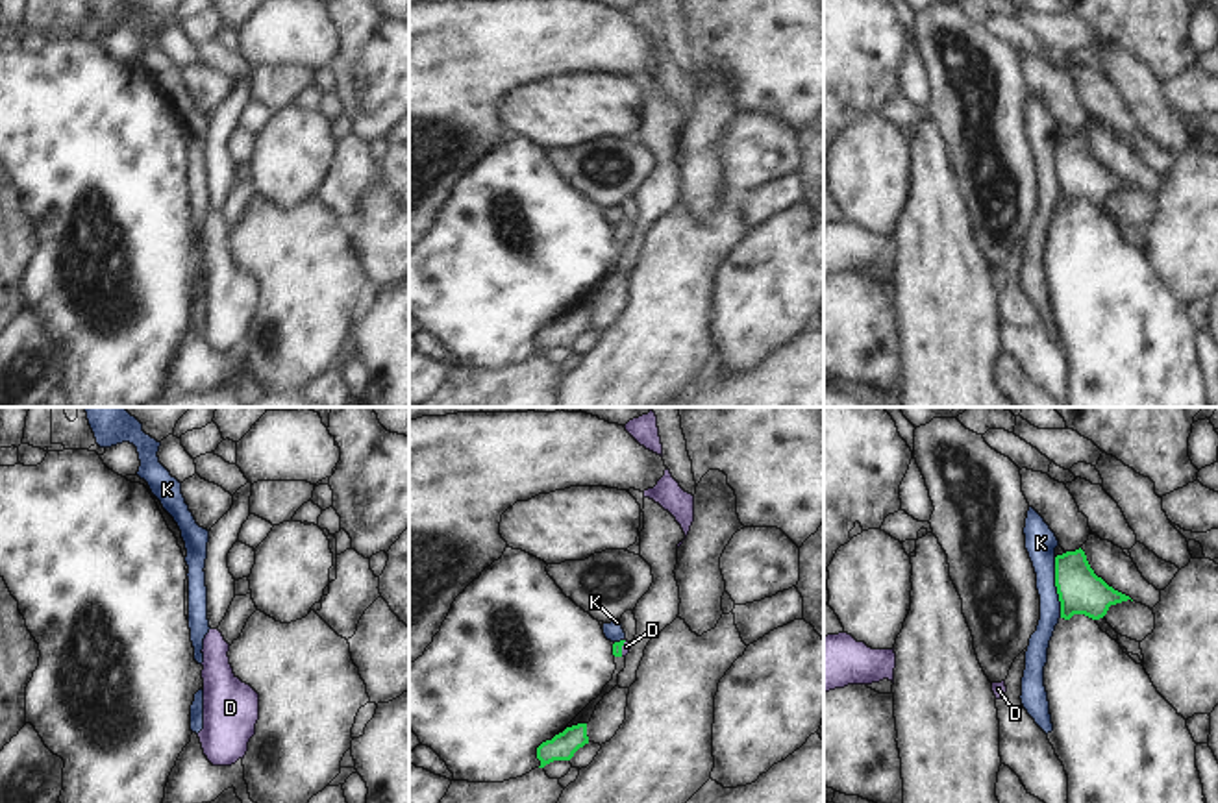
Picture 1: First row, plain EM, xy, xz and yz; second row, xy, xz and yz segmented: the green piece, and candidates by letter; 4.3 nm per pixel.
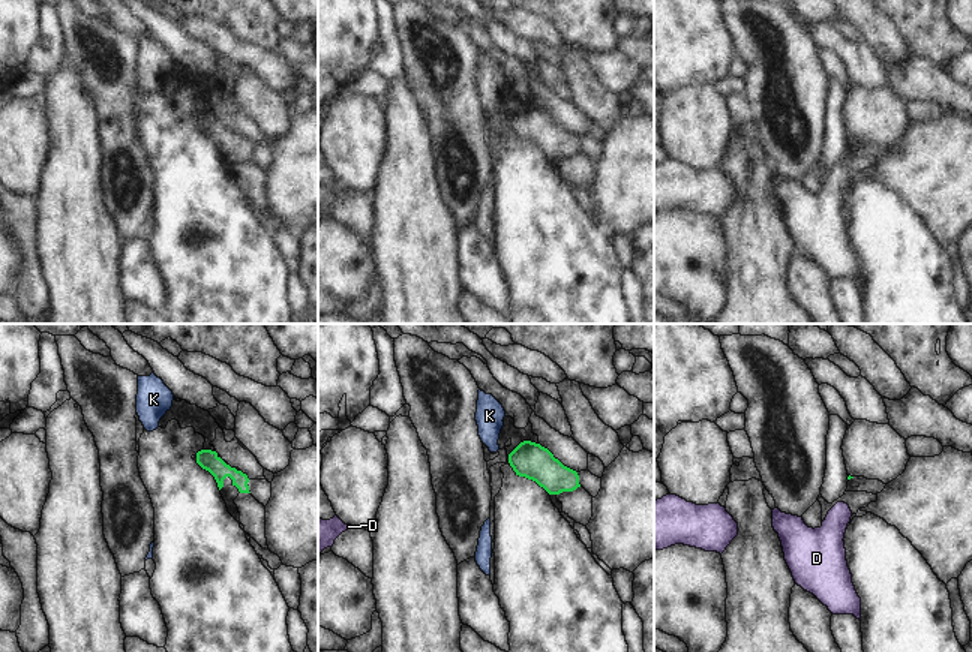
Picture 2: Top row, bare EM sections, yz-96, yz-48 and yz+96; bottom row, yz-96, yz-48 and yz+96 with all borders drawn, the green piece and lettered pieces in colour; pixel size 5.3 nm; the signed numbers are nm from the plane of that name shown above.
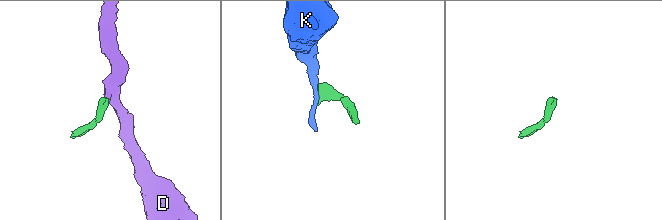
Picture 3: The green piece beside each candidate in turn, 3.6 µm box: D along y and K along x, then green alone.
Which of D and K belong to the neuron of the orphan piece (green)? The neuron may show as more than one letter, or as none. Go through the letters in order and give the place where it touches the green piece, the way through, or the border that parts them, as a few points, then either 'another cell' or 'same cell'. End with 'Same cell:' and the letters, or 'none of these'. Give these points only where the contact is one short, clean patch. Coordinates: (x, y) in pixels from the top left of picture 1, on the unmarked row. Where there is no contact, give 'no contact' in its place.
D: xz (621, 234) | across xz (617, 234), (621, 234), (626, 232) | same cell
K: yz (1056, 171) | along yz (1054, 143), (1054, 171), (1061, 202) | another cell
Same cell: D

